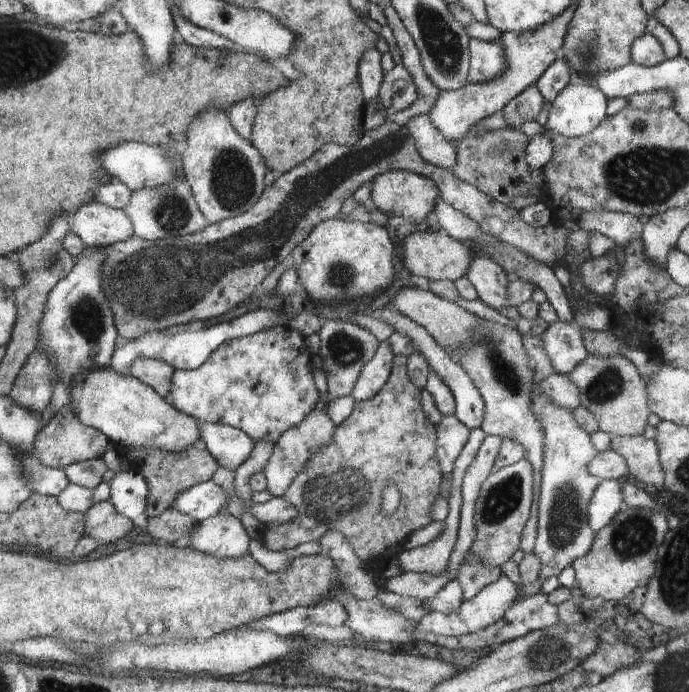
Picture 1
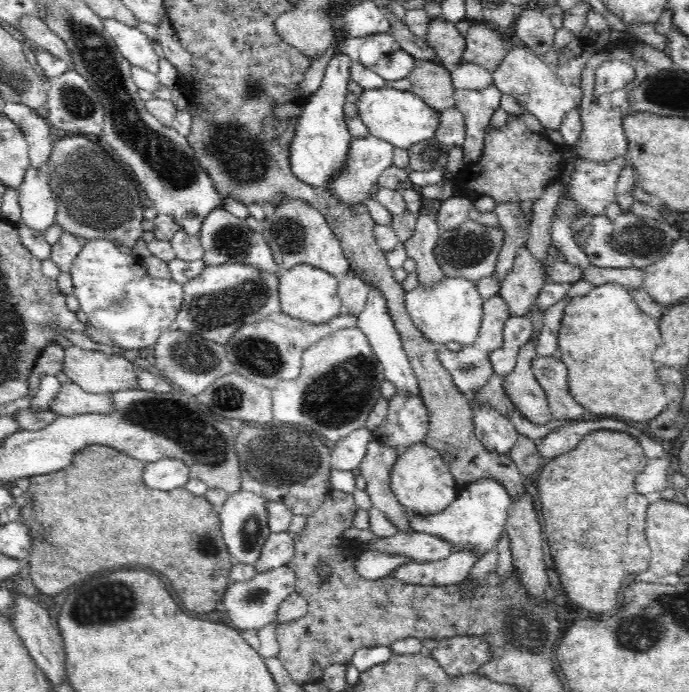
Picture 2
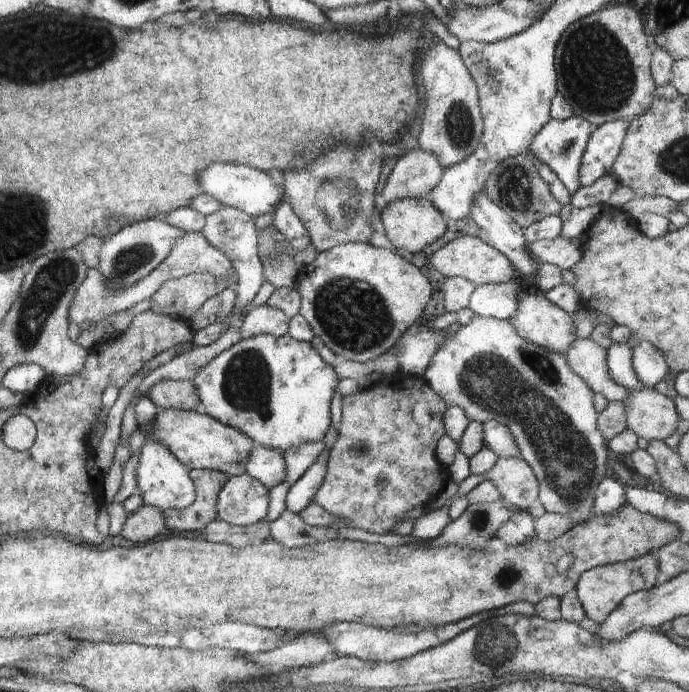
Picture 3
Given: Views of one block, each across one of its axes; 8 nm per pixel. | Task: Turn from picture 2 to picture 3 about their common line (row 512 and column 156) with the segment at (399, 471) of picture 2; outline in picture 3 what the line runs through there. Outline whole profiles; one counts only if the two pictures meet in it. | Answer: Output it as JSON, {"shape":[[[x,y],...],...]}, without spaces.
{"shape":[[[158,409],[151,428],[146,433],[143,432],[143,434],[144,438],[146,435],[152,435],[155,439],[158,439],[159,443],[164,444],[172,454],[176,455],[176,458],[184,464],[188,471],[192,469],[208,469],[209,471],[220,471],[229,477],[239,477],[247,474],[245,464],[250,456],[250,451],[253,449],[254,441],[237,428],[222,424],[219,420],[212,418],[200,409],[194,411]]]}

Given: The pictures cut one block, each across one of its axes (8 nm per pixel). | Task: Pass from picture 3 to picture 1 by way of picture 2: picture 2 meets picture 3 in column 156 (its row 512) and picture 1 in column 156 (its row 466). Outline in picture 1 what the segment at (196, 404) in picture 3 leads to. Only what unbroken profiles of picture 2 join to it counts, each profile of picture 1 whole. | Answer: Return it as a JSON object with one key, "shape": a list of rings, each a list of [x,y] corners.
{"shape":[[[139,357],[128,369],[128,374],[141,380],[163,399],[170,399],[171,378],[174,371],[168,363],[150,357]]]}

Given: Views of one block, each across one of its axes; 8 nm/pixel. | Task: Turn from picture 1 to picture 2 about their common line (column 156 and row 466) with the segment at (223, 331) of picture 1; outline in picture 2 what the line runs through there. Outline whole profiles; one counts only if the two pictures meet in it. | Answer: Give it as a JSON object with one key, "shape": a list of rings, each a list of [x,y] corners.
{"shape":[[[364,426],[336,442],[330,451],[330,466],[344,471],[359,468],[372,436],[372,431]]]}

